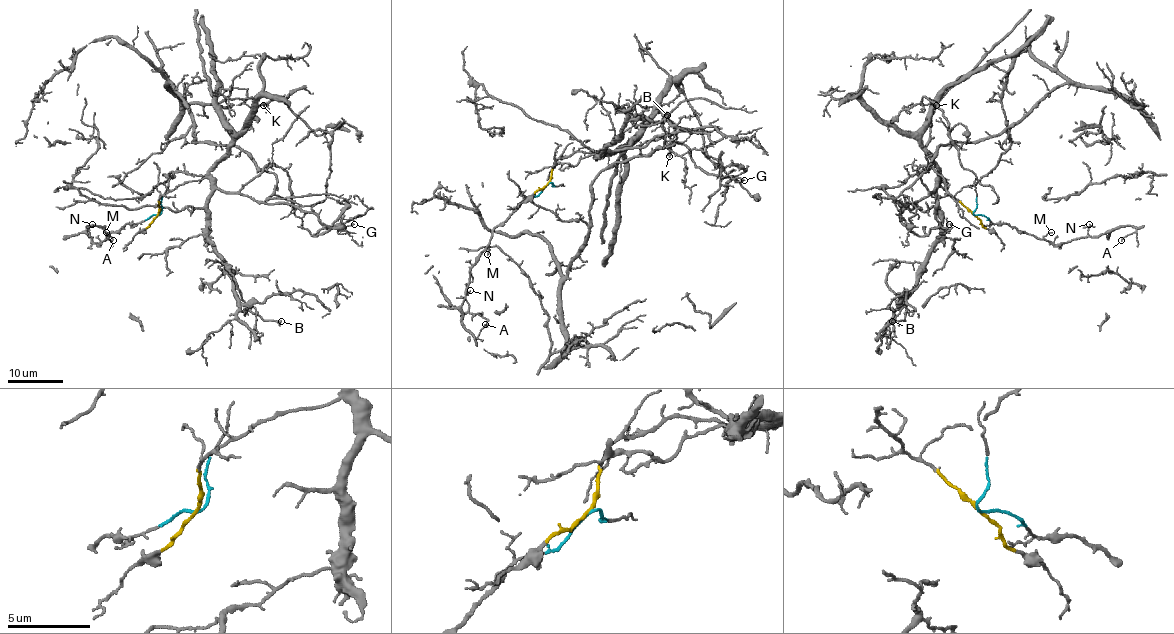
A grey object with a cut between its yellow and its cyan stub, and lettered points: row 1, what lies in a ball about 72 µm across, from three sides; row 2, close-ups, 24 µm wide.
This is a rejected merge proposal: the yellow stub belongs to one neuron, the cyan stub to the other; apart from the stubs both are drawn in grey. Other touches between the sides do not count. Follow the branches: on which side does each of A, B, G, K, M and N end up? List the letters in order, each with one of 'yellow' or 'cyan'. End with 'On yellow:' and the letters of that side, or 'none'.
A: cyan
B: yellow
G: yellow
K: yellow
M: cyan
N: cyan
On yellow: B, G, K

